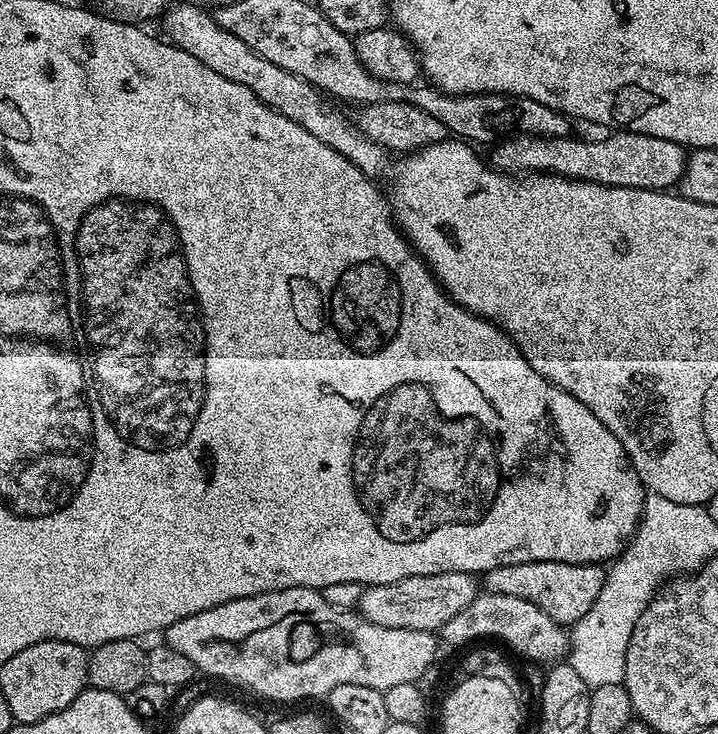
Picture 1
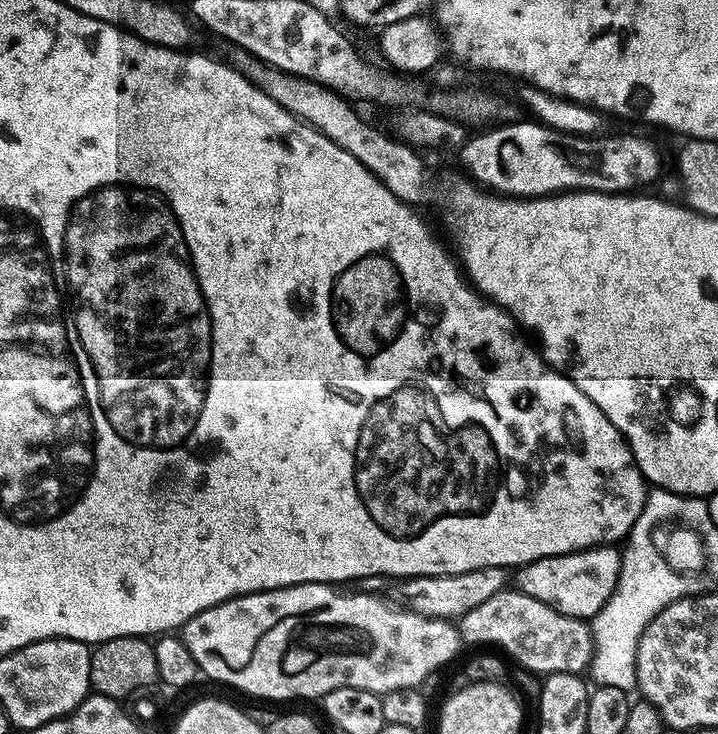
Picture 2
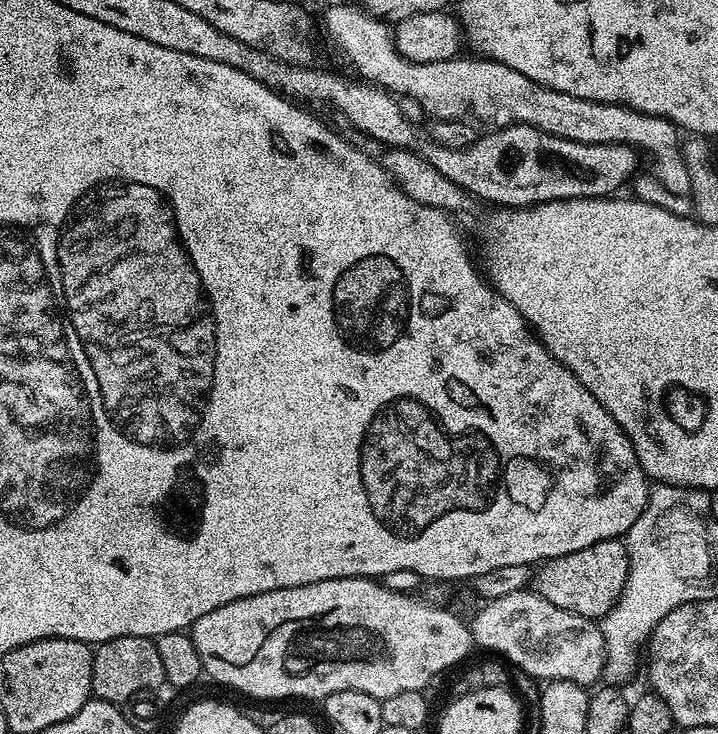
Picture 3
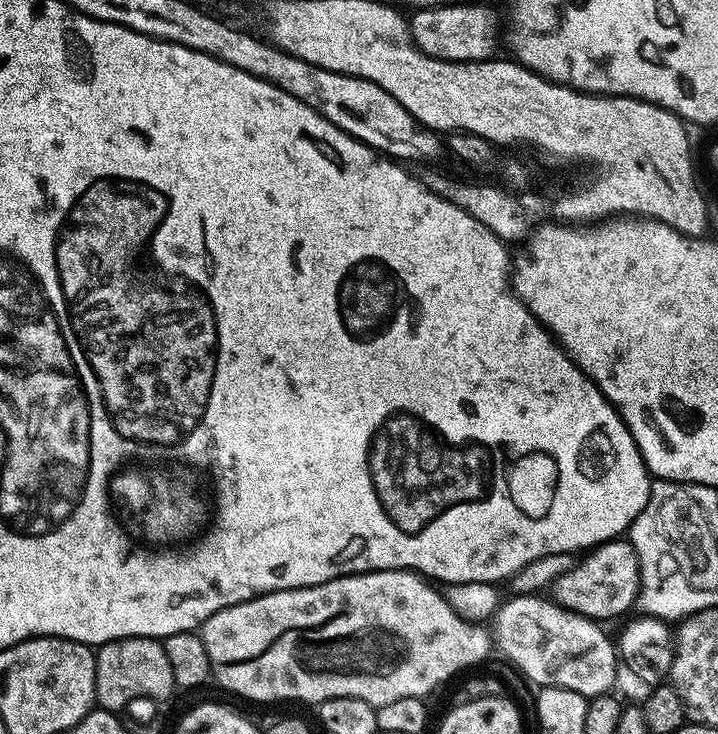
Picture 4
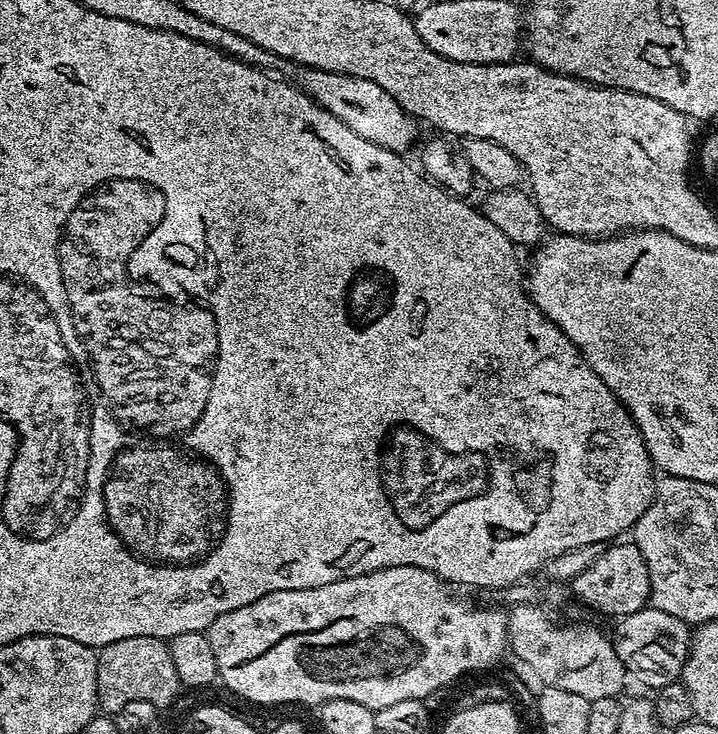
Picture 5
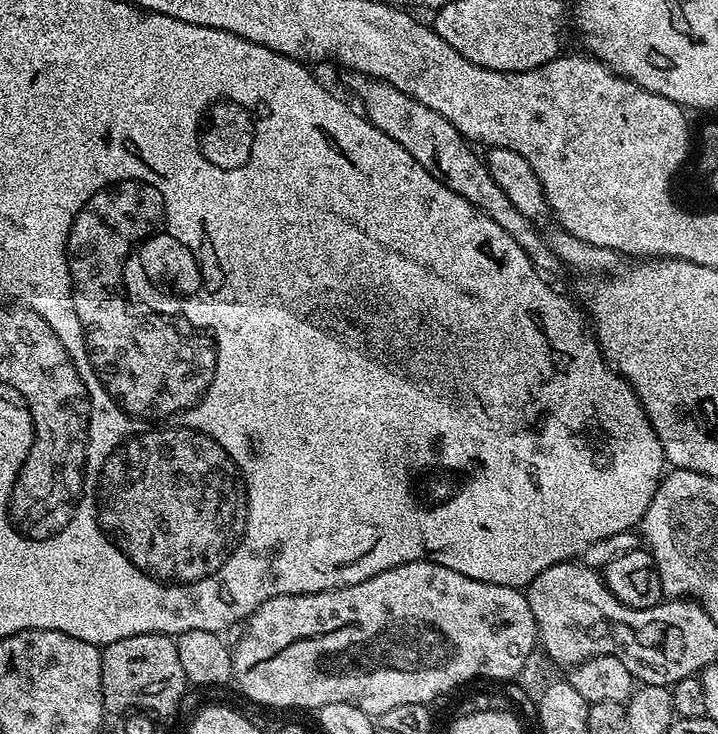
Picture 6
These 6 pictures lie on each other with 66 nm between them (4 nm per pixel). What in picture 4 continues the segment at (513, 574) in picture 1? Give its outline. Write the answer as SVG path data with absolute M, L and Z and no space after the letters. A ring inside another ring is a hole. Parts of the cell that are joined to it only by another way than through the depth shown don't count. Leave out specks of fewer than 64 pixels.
M624 538L607 540L605 544L600 544L591 549L587 554L581 555L575 561L572 569L567 570L557 580L550 585L551 599L560 604L566 610L577 612L579 616L585 616L597 622L612 620L615 616L620 616L628 607L637 603L640 595L640 567L638 566L638 554L634 546Z

